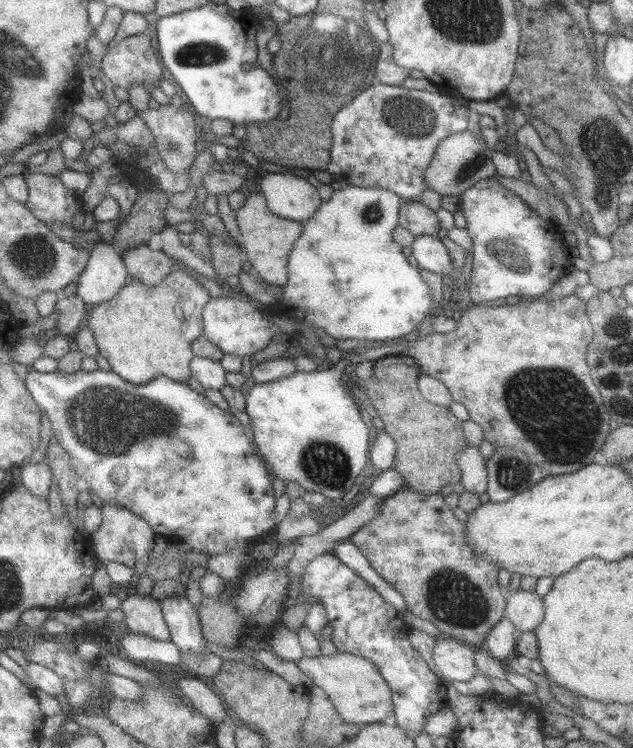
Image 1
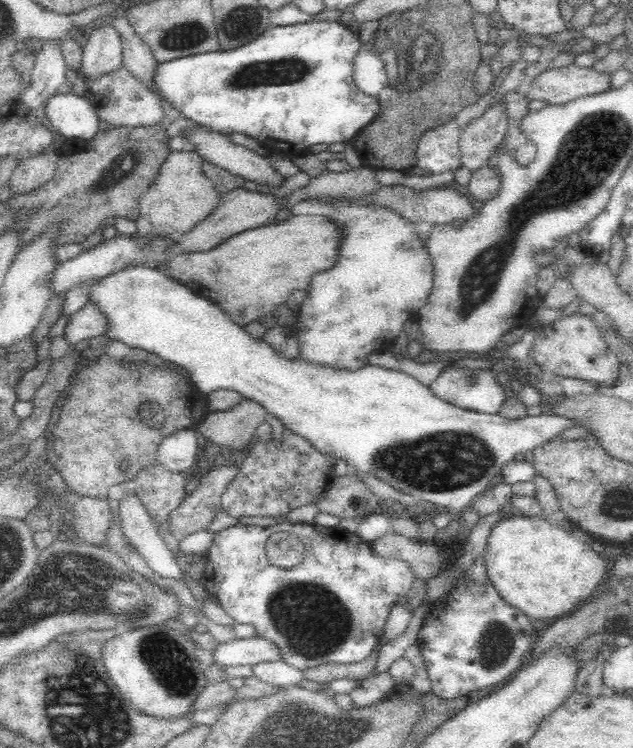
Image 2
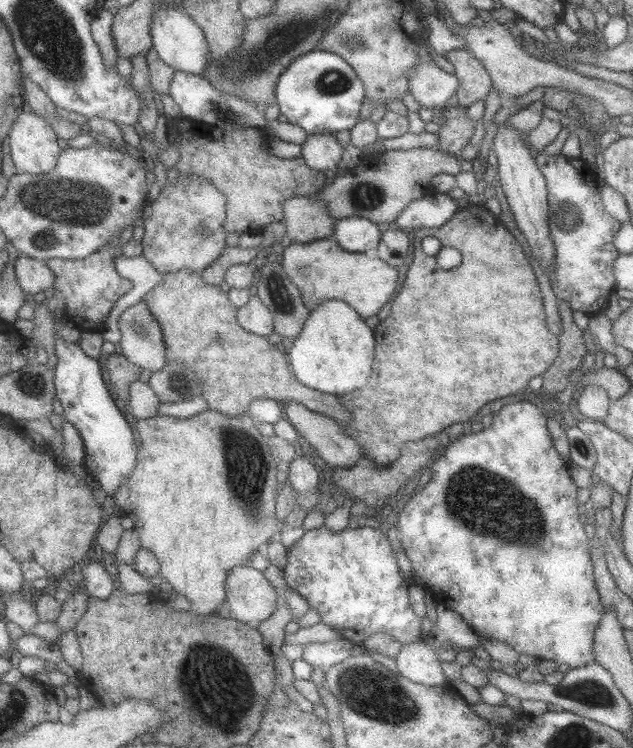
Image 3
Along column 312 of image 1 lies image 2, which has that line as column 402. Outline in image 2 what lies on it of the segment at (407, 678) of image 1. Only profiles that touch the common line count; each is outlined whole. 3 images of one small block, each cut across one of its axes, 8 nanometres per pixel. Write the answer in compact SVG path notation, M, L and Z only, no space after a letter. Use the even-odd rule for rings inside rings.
M241 523L228 527L216 533L213 538L211 547L207 550L204 557L204 569L202 575L202 582L205 590L207 590L210 596L218 600L218 604L232 617L237 620L238 623L252 624L257 630L258 637L267 639L268 641L275 643L280 648L283 654L283 660L297 666L298 668L310 668L310 666L316 666L316 664L324 664L326 662L358 662L362 658L366 658L370 654L370 650L374 646L378 645L380 638L383 634L383 626L387 619L388 613L391 608L397 604L398 598L410 592L412 588L412 573L408 571L406 563L402 561L387 559L376 556L374 551L370 548L369 543L363 541L356 533L342 530L339 527L323 527L315 523L282 523L276 526L269 526L268 528L242 525ZM275 532L288 532L296 535L296 538L302 542L304 546L304 558L298 566L291 569L280 568L274 566L268 558L265 544L268 539Z

